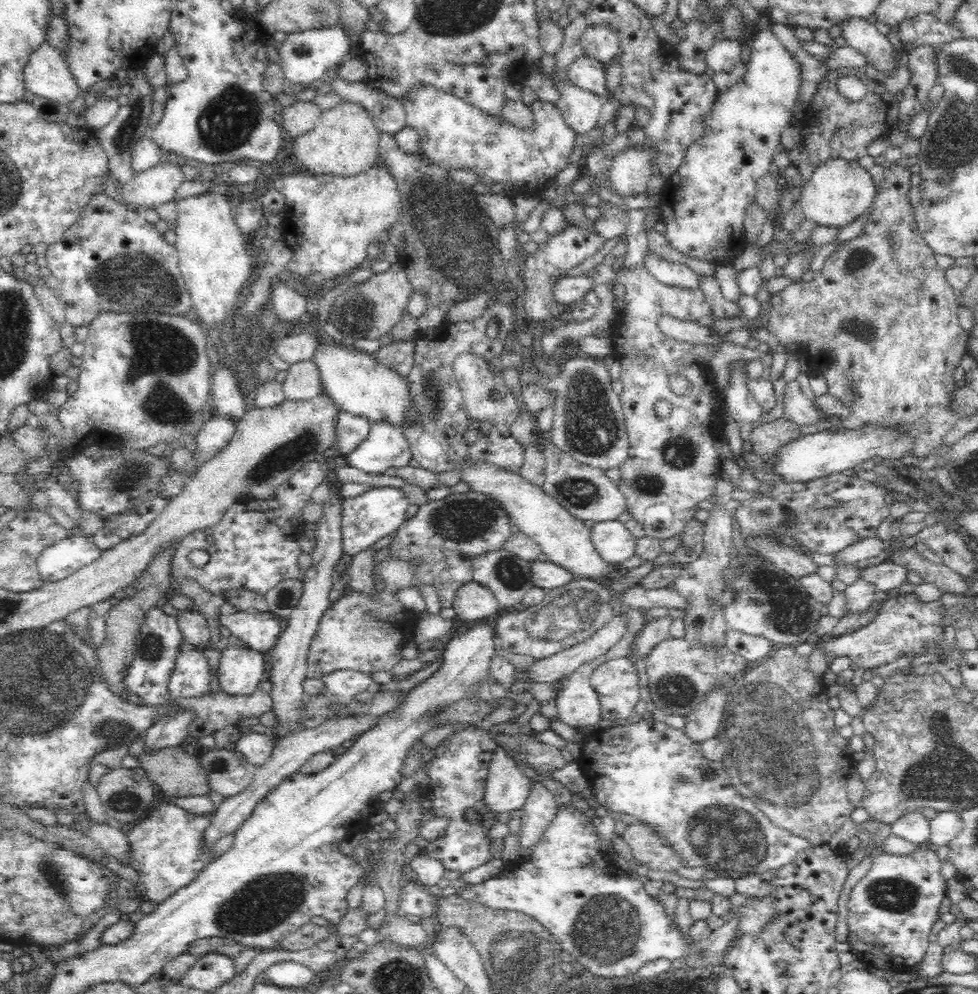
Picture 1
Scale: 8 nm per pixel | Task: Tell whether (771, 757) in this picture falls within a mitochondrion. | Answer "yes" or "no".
yes

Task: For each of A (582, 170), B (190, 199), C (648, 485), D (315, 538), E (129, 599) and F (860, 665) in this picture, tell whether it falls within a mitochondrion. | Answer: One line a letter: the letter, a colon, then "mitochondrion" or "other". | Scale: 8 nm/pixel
A: other
B: other
C: mitochondrion
D: other
E: other
F: other

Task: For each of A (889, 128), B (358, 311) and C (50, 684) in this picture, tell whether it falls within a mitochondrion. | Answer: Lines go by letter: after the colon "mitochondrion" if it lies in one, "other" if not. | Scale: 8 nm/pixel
A: other
B: mitochondrion
C: mitochondrion

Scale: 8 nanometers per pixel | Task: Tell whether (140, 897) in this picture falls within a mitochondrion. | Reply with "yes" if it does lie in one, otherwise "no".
no

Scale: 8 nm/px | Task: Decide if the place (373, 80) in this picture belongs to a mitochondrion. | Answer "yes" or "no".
no

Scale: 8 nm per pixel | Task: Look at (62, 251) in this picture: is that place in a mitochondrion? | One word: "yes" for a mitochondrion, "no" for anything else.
no

